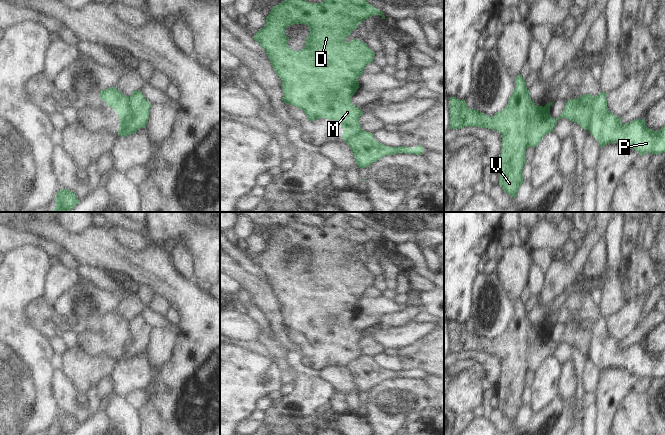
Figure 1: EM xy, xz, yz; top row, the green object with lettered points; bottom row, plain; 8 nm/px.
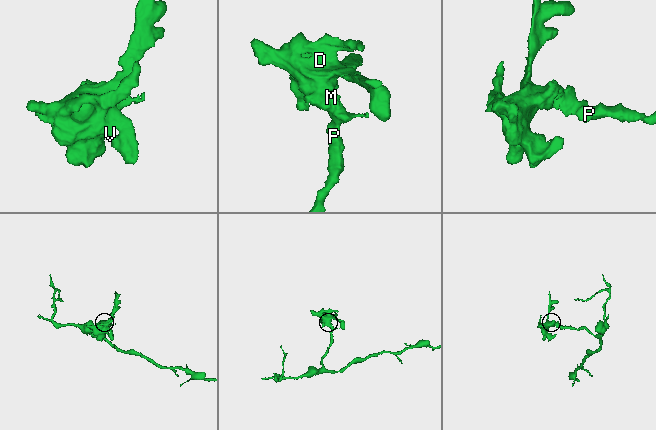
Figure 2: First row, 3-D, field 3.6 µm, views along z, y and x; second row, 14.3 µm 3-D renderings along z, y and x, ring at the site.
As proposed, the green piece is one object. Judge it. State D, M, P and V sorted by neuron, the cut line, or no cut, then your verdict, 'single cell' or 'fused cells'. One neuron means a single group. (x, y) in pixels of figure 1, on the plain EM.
D M V / P; cut in xy along (129, 321), (129, 339), (126, 342), (126, 348), (120, 359); fused cells

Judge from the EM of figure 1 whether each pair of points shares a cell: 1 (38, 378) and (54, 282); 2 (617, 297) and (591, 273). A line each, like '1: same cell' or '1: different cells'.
1: different cells
2: different cells

